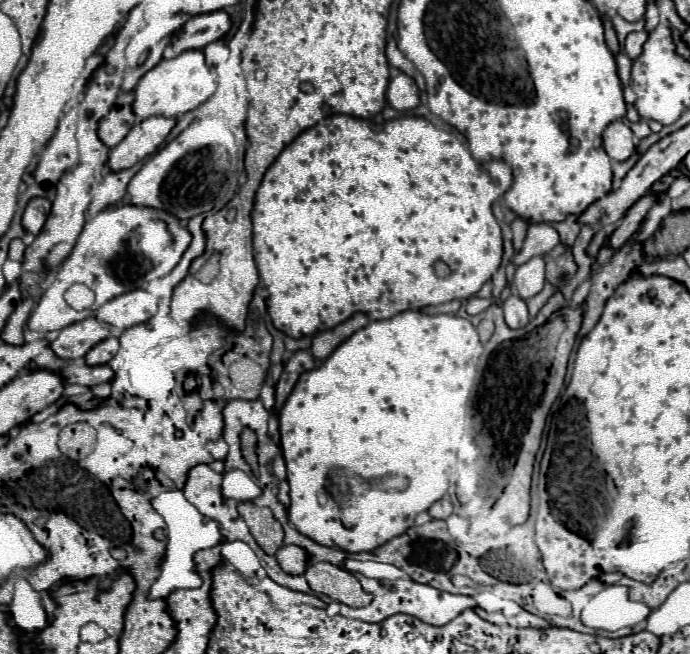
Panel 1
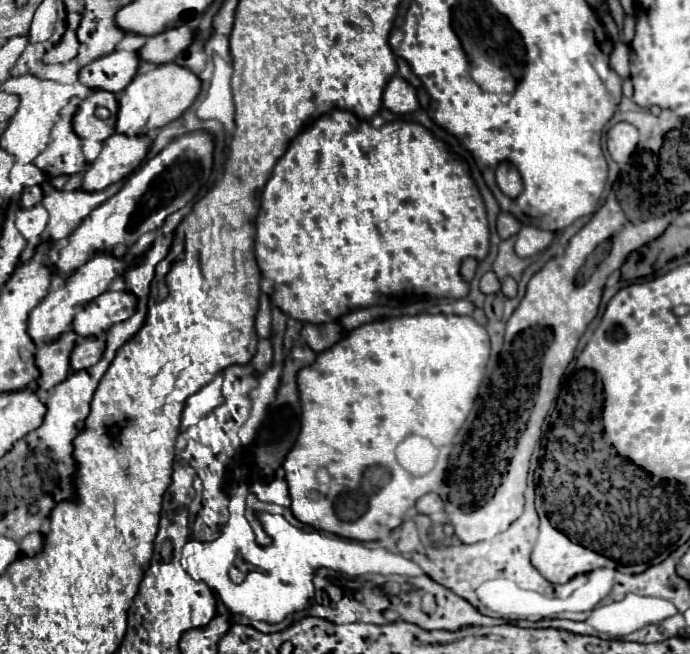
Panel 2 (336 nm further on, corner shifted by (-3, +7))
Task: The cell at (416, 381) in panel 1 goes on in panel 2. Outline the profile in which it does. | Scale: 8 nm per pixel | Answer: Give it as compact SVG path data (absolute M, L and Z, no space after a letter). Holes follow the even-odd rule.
M419 313L419 315L405 315L405 317L393 317L393 319L381 319L381 321L373 321L373 323L365 323L353 331L349 331L339 343L335 343L333 347L329 347L327 351L319 353L315 363L303 367L297 375L297 383L299 383L299 401L301 401L301 431L299 437L291 449L291 453L287 453L283 469L285 469L285 481L289 485L289 495L291 495L291 511L293 515L301 521L307 523L319 531L327 531L345 539L355 539L355 541L379 541L383 539L389 531L393 531L395 527L399 527L403 523L403 515L407 509L411 509L415 505L415 501L419 497L423 497L425 493L435 491L445 477L445 457L439 463L441 467L435 467L431 473L423 475L423 477L415 477L411 473L407 473L395 457L395 449L397 445L407 437L407 435L421 435L427 437L437 449L445 449L451 447L457 431L461 429L461 425L465 423L475 397L479 393L481 381L483 381L483 373L485 373L485 365L489 359L489 335L485 331L485 327L481 327L473 317L459 317L459 315L445 315L445 313Z

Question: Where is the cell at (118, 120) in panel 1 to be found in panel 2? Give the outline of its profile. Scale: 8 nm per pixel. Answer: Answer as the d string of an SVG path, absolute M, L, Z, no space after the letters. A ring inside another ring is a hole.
M95 91L79 105L73 119L73 129L81 139L105 141L115 133L117 111L119 103L115 93Z

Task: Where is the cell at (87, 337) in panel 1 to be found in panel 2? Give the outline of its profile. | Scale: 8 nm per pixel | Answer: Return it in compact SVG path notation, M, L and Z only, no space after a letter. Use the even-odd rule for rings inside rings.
M69 329L67 333L61 333L57 341L43 343L37 349L37 367L41 371L41 377L37 381L39 389L49 389L61 381L67 379L69 375L69 357L75 347L77 333Z

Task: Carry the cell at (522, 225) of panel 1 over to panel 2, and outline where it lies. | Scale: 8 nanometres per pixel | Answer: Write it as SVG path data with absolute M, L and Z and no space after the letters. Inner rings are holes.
M487 271L483 277L481 277L481 291L483 293L497 293L501 289L501 281L497 279L497 275L493 271Z

